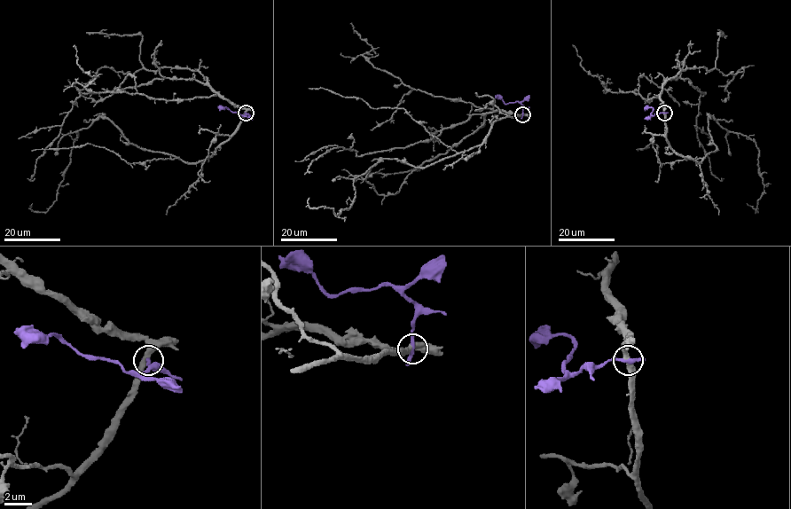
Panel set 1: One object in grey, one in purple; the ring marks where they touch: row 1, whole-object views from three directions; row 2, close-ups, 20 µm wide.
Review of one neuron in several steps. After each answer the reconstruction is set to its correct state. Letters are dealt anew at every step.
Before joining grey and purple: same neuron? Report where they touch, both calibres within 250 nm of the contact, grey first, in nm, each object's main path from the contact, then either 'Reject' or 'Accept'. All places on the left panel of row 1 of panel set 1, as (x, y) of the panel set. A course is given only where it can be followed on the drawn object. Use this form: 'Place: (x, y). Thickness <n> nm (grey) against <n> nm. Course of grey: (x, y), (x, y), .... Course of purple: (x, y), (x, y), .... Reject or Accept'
Place: (246, 113). Thickness 400 nm (grey) against 240 nm. Course of grey: (246, 113), (213, 154), (190, 163), (141, 149), (97, 117), (76, 132), (57, 199), (47, 211), (32, 203). Course of purple: (246, 113), (242, 115), (218, 106). Reject

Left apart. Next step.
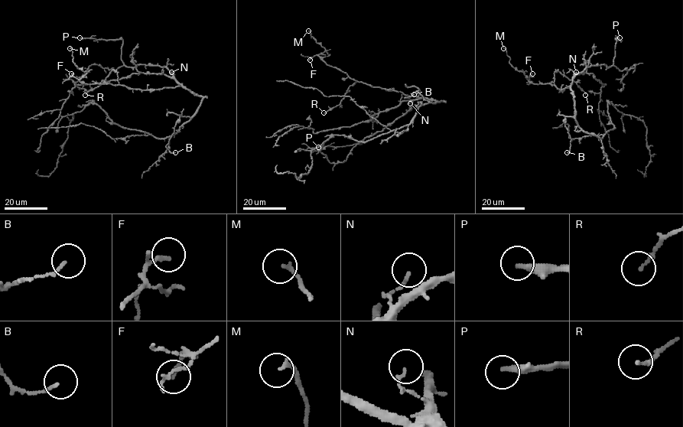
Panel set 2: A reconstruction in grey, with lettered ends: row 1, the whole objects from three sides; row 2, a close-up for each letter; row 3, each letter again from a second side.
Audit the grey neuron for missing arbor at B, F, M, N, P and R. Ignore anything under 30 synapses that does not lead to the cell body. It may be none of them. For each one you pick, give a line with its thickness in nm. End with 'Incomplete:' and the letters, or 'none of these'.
P: 280 nm
Incomplete: P

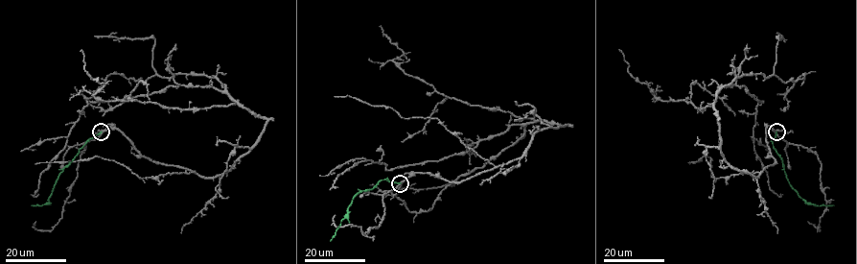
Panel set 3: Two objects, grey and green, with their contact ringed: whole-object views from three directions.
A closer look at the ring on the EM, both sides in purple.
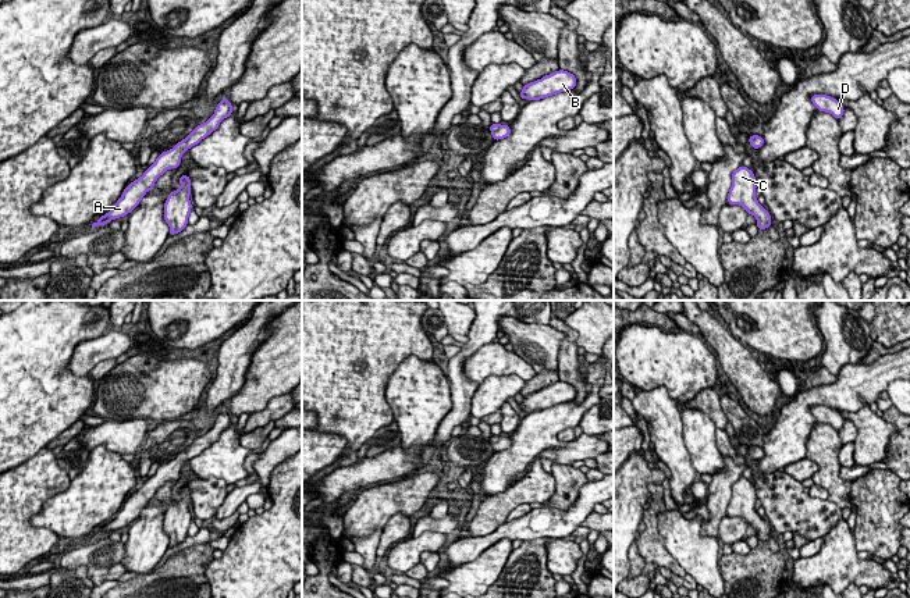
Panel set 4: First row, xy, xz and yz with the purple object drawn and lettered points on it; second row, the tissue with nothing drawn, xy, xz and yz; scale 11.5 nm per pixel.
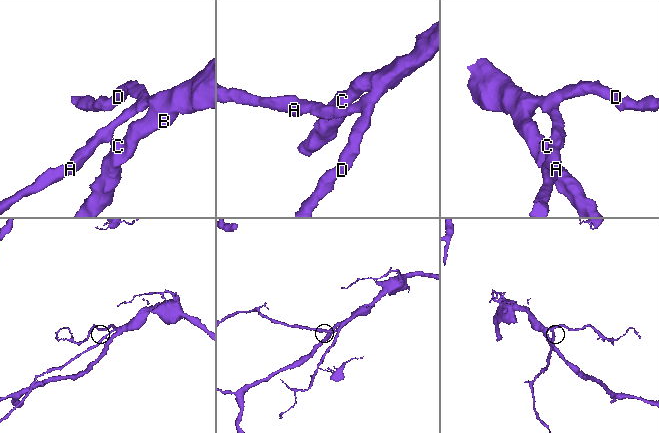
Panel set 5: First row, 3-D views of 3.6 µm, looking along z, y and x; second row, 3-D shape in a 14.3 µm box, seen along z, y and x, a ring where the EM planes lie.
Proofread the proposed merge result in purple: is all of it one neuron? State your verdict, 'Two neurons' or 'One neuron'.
One neuron

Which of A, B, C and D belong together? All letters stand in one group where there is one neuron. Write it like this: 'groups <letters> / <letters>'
groups A B C D

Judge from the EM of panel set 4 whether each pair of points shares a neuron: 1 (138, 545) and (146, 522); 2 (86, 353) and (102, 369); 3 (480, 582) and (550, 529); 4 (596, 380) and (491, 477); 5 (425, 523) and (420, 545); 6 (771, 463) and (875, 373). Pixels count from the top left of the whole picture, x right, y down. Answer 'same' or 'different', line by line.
1: same
2: different
3: different
4: same
5: different
6: same

